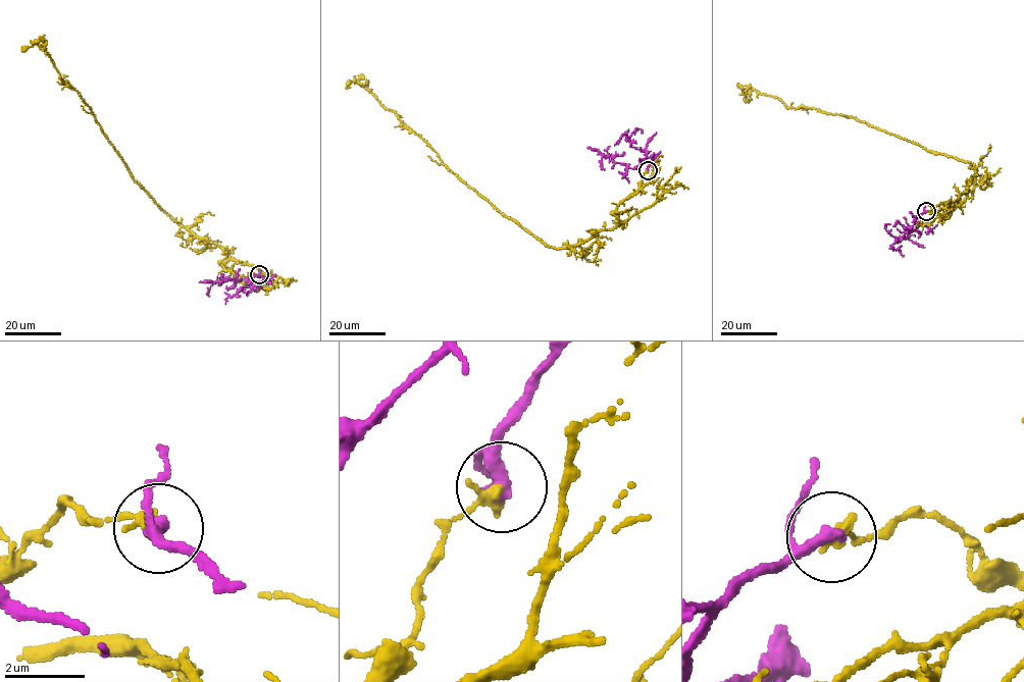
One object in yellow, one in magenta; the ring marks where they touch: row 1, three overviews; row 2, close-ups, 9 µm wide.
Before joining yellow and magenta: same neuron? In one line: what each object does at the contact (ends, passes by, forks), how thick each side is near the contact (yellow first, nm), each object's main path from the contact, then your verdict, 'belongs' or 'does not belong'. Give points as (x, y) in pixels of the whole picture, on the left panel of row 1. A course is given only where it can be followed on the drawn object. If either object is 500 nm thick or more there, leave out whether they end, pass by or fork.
yellow ends | magenta passes by | 300/240 nm | yellow via (259, 274), (247, 279), (224, 269), (228, 253), (161, 209), (44, 47), (26, 48) | magenta via (259, 274), (263, 281), (259, 282), (241, 279), (214, 282), (209, 296) | does not belong

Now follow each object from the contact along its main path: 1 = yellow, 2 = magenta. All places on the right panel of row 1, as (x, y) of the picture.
1: (926, 211), (942, 214), (966, 197), (972, 164), (853, 117), (789, 108), (755, 90), (745, 94), (751, 98)
2: (926, 211), (915, 222), (922, 220), (922, 223), (907, 231), (910, 241), (924, 247)

